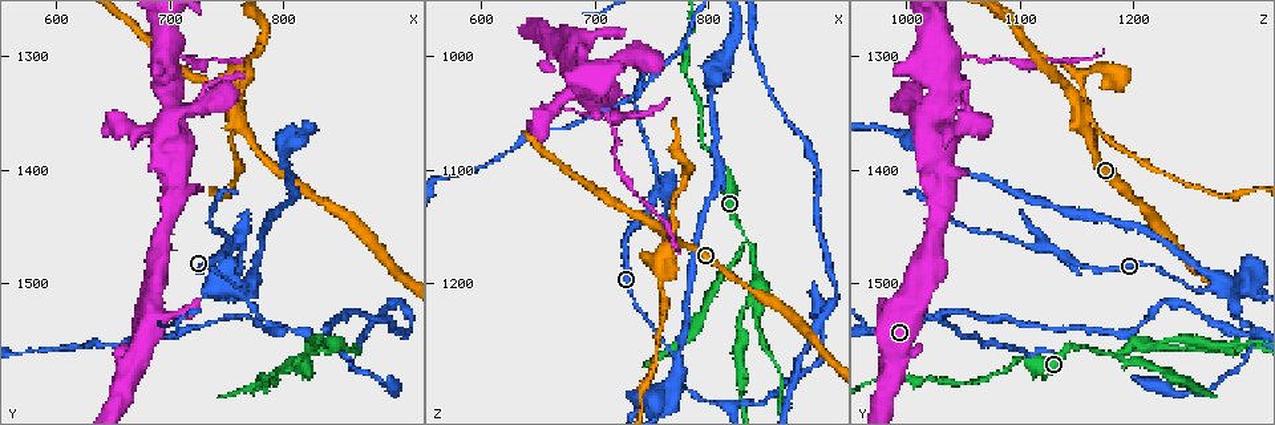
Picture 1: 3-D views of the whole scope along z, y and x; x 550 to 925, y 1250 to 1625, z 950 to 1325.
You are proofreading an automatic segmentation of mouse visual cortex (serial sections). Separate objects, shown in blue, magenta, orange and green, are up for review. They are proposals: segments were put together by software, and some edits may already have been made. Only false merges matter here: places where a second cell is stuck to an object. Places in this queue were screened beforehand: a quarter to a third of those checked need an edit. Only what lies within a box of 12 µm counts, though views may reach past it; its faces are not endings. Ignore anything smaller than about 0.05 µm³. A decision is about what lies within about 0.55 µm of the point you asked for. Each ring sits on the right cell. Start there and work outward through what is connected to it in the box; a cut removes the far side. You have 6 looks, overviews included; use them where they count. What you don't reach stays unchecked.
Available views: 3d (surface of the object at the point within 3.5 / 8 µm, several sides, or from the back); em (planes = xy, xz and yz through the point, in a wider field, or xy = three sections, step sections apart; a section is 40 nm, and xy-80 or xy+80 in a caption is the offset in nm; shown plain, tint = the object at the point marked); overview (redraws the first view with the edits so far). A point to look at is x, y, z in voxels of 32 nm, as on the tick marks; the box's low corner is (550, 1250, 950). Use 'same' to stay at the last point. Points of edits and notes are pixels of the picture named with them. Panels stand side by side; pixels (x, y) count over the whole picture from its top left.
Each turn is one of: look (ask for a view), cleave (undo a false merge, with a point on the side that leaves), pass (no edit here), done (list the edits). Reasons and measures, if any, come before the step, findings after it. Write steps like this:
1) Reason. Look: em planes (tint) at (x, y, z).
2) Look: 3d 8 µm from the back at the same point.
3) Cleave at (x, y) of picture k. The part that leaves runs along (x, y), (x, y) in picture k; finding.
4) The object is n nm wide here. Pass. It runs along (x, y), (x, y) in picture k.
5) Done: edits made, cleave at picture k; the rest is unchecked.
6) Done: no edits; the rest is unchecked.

Branch point. Look: 3d 3.5 µm at (756, 1468, 1118).

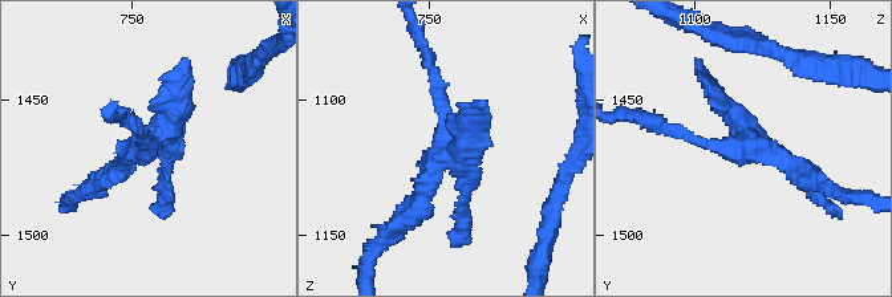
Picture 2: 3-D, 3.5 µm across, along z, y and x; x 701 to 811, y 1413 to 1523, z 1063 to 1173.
Shape alone is not enough. Look: em xy step 2 (tint) at (757, 1466, 1118).

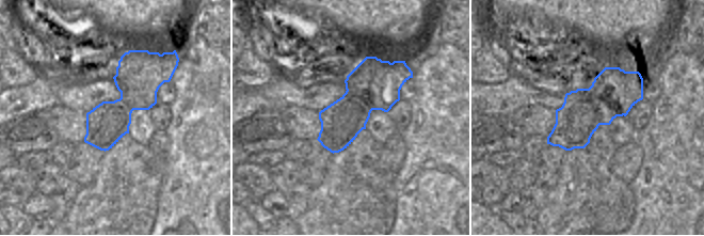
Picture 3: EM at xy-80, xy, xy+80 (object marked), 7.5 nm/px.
Cleave at (161, 97) of picture 2. A border runs along (588, 89), (614, 113), (622, 115) in picture 3; two cells meet here.

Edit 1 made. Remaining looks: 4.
Look: overview.

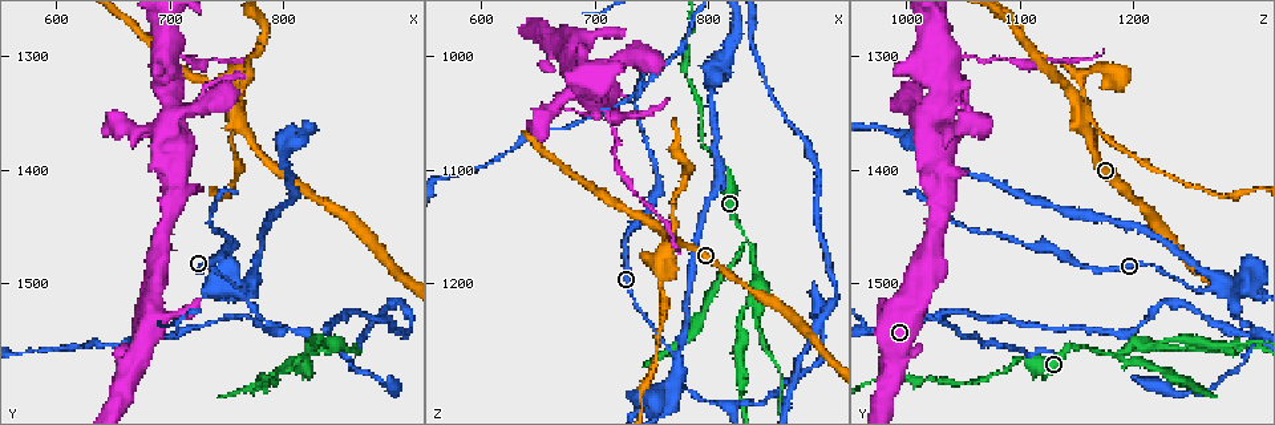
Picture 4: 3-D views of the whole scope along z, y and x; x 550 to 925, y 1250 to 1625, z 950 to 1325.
Thin neck. Look: 3d 3.5 µm at (832, 1558, 1160).

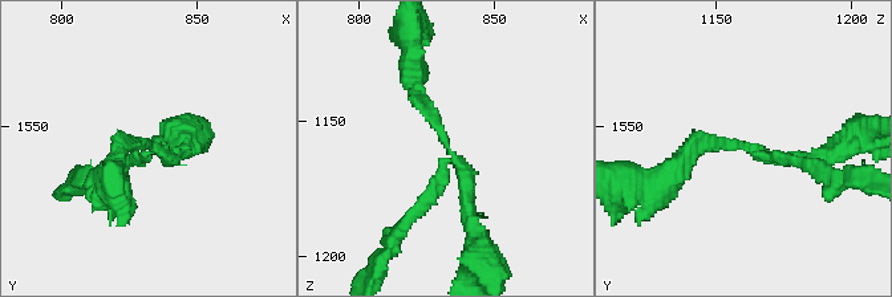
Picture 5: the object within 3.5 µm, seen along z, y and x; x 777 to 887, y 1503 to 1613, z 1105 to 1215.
The arms are 150, 150, 200 nm wide. Cleave at (424, 204) of picture 5. The part that leaves runs along (444, 170), (436, 194), (378, 265) in picture 5; a second cell is stuck on.

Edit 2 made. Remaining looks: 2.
Done: edits made, cleave at picture 2, cleave at picture 5; the rest is unchecked.

